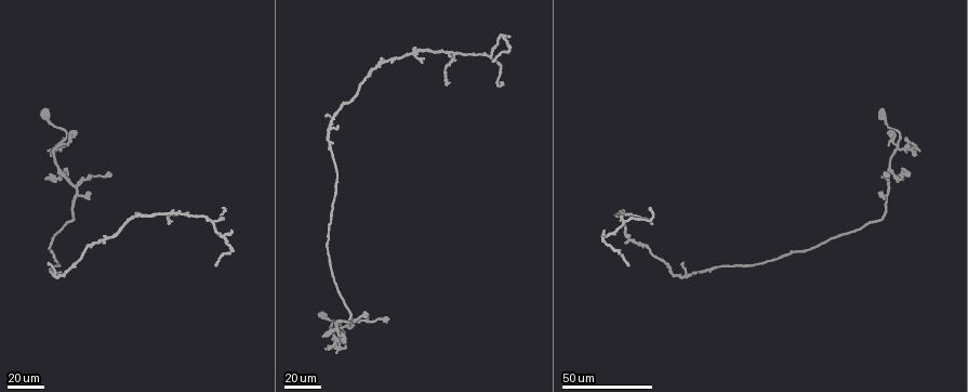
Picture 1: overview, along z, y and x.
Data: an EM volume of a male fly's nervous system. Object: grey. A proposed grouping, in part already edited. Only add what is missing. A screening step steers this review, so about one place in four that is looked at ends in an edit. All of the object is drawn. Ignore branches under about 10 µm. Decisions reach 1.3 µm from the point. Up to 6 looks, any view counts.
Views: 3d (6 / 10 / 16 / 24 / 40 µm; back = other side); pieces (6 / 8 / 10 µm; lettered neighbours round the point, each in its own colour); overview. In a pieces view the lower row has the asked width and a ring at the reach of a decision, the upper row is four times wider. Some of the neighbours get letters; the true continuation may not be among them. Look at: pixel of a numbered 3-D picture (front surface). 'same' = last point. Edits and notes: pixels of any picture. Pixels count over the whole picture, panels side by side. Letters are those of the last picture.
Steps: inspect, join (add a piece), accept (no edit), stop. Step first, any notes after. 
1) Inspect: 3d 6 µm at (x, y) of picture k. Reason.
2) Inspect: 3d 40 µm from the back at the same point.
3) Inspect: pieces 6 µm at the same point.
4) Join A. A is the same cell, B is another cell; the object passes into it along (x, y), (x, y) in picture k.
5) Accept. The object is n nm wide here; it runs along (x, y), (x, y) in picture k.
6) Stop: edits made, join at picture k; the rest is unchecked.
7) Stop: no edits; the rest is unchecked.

Inspect: 3d 24 µm at (920, 151) of picture 1. Tapers out.

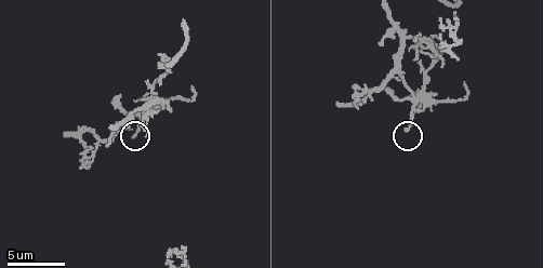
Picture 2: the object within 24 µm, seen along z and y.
Inspect: pieces 8 µm at (133, 137) of picture 2. See the neighbours.

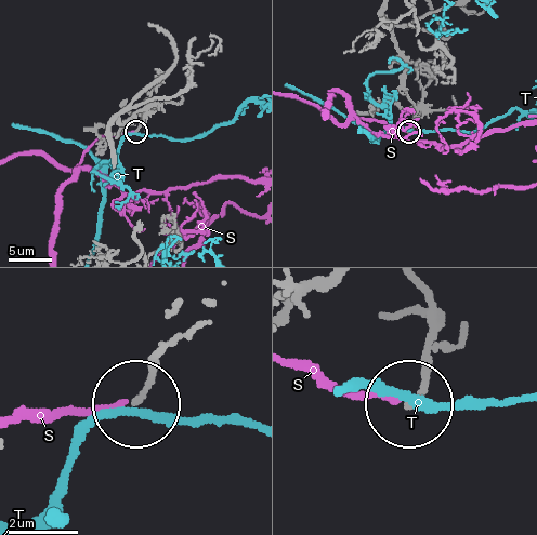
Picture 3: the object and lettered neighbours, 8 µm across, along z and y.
Accept. The object is 160 nm wide here; S and T are other cells; it runs along (160, 353), (138, 400) in picture 3; none of them fits.

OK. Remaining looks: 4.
Inspect: 3d 10 µm at (120, 95) of picture 2. Free end.

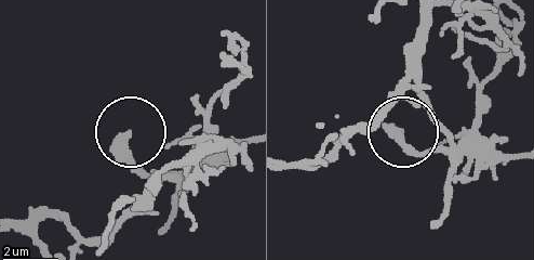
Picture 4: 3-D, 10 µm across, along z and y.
Inspect: pieces 10 µm at (400, 129) of picture 4.

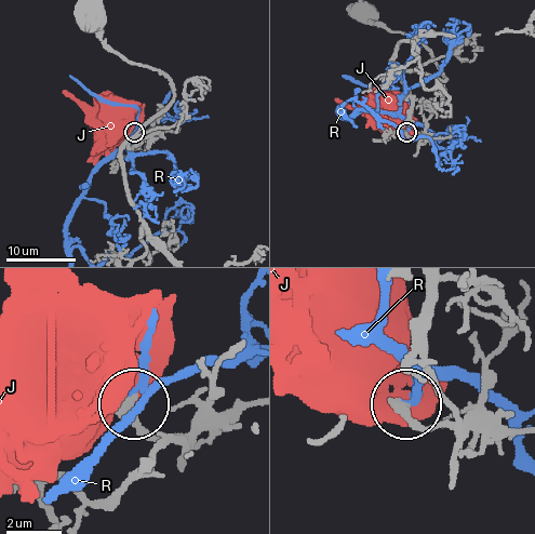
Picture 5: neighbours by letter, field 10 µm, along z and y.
Accept. J and R are other cells; no lettered piece goes on from it.

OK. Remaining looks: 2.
Inspect: 3d 40 µm at (67, 169) of picture 1. Free end.

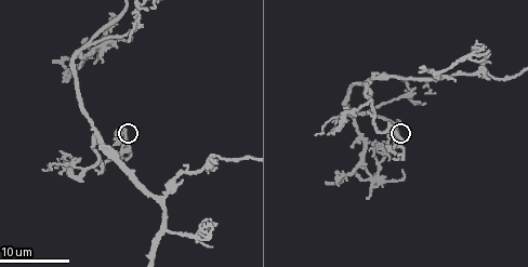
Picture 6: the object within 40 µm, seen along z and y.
Inspect: pieces 8 µm at (124, 139) of picture 6.

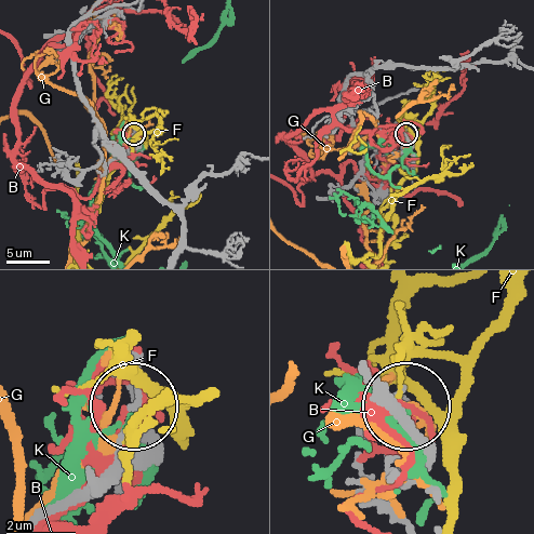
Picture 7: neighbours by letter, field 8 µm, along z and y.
Accept. B, F, G and K are other cells; no lettered piece goes on from it.

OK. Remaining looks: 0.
Stop: no edits; the rest is unchecked.

